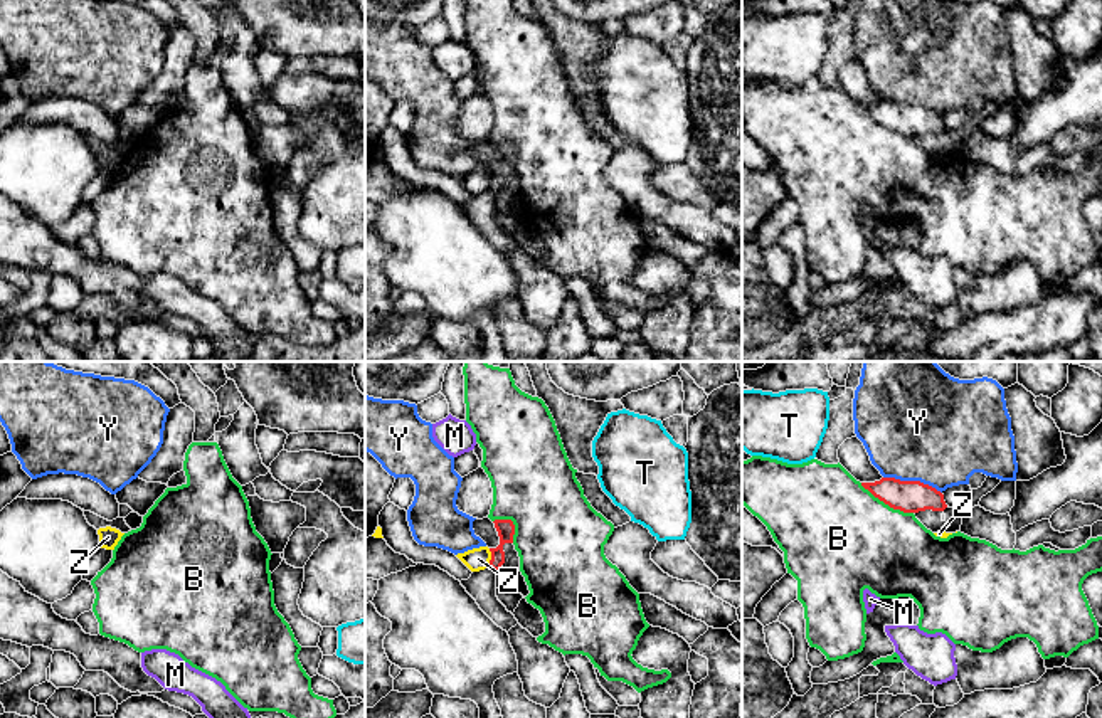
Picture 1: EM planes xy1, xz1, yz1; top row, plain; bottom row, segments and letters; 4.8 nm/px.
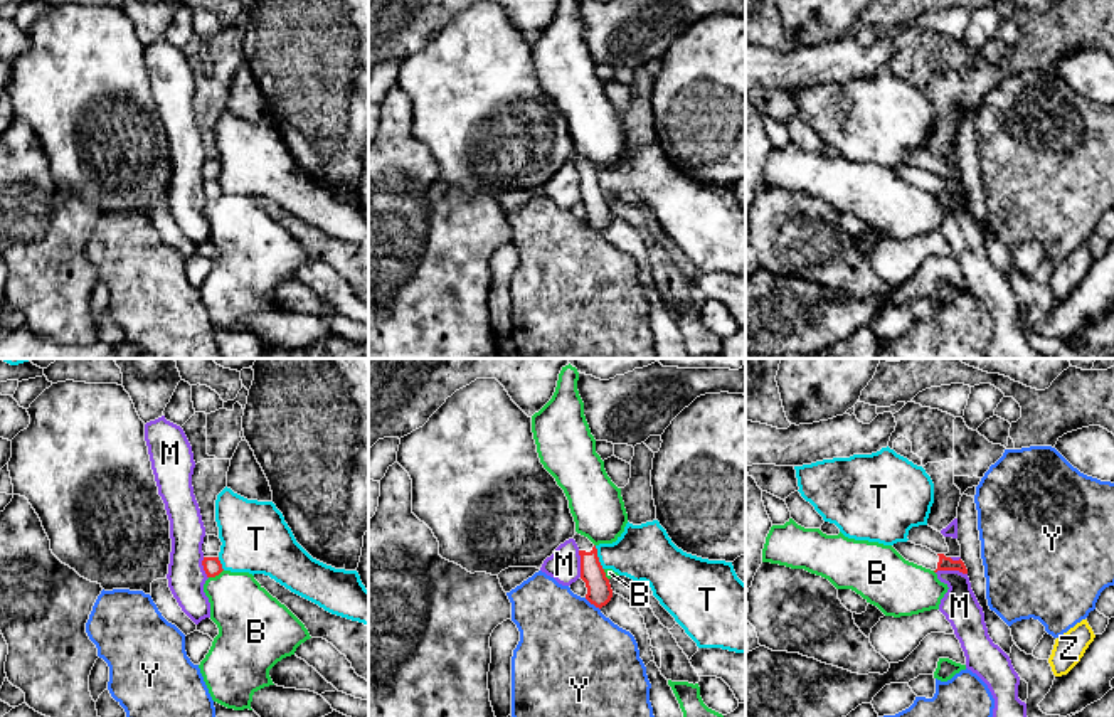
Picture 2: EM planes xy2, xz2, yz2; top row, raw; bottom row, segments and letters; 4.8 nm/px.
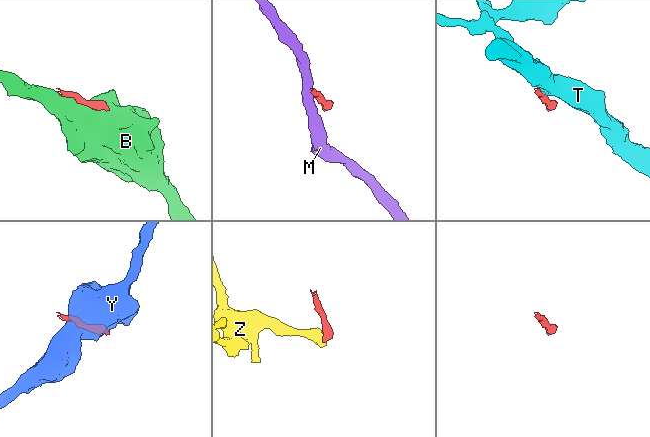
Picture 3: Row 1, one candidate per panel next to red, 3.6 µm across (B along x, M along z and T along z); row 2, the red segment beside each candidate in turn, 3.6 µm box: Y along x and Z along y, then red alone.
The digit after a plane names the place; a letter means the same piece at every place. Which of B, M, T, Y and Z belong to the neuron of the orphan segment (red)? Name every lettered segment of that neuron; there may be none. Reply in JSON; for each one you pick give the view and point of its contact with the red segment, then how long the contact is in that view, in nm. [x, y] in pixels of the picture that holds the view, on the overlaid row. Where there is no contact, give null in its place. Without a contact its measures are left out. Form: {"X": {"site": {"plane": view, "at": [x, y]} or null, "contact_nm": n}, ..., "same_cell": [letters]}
{"same_cell": []}

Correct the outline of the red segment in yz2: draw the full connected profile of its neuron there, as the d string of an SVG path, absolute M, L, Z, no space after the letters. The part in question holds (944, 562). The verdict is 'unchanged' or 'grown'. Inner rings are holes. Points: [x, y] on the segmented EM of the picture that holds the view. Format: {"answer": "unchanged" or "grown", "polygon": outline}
{"answer": "grown", "polygon": "M897 542L892 545L905 560L914 562L917 566L922 566L926 569L931 569L934 572L937 571L959 571L963 574L968 574L968 569L964 562L952 560L951 557L946 557L944 554L936 554L927 547L915 545L912 542Z"}

